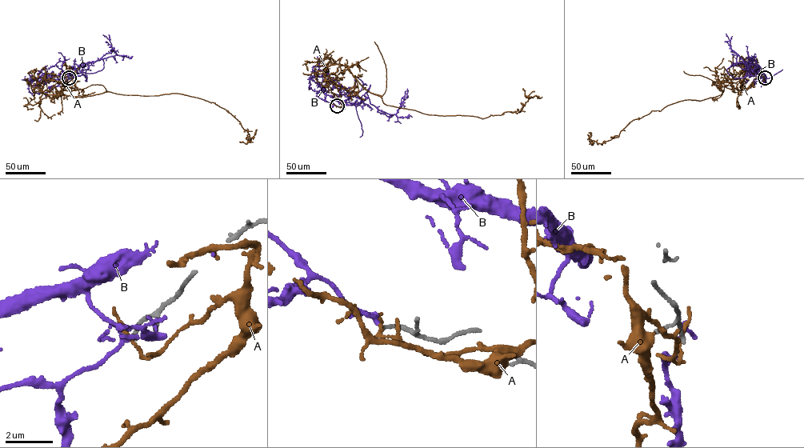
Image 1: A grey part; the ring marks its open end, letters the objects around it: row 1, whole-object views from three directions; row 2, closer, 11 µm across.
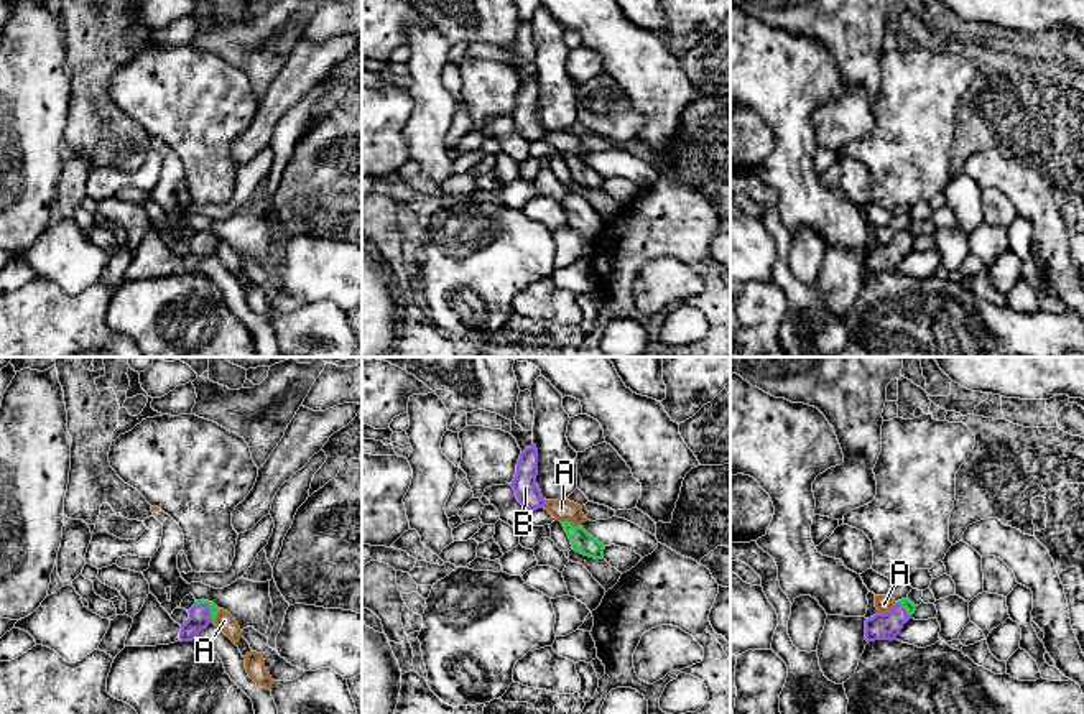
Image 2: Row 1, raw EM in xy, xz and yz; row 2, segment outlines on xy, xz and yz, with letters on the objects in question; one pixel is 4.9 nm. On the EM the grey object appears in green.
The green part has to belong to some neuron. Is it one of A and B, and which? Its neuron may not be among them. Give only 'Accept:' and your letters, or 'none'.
Accept: B

